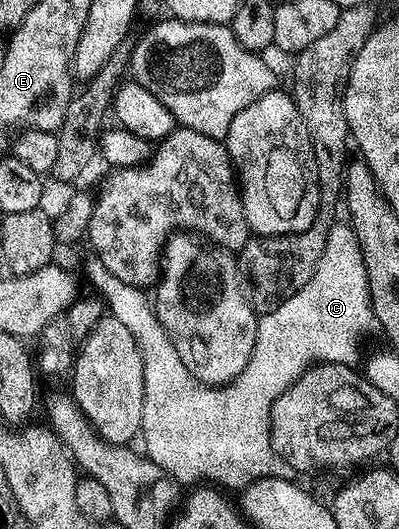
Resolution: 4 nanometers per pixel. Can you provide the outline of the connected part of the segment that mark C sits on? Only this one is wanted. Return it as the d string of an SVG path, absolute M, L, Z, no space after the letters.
M335 221L327 232L324 252L316 264L312 280L308 280L304 288L300 288L274 309L259 317L256 344L252 348L252 356L244 372L240 372L240 376L233 382L217 388L199 384L188 372L188 368L184 368L143 287L124 284L124 280L112 276L112 272L104 268L104 260L100 260L100 256L92 252L86 252L83 256L82 270L86 273L87 280L103 294L98 293L108 307L109 317L120 320L120 324L128 328L136 348L140 350L144 374L140 438L141 441L146 441L146 457L162 467L163 475L169 476L179 484L198 484L201 483L198 482L201 478L207 478L210 481L207 483L217 484L222 488L245 488L261 478L277 478L287 473L286 462L274 454L269 433L264 432L264 424L270 420L272 404L287 388L296 384L296 380L300 380L303 372L311 366L335 362L357 367L364 358L362 341L376 330L374 310L370 306L370 281L366 275L364 252L360 248L358 233L354 231L353 225L343 222Z

